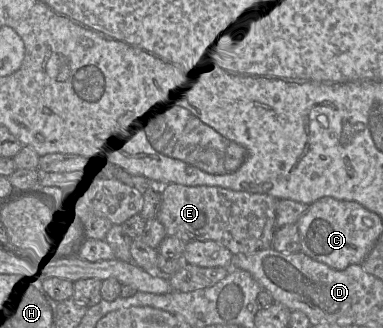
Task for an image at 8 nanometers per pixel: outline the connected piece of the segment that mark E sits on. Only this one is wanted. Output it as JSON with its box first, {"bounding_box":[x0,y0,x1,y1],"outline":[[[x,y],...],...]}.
{"bounding_box":[157,184,278,254],"outline":[[[168,184],[161,186],[162,206],[157,216],[168,236],[184,242],[212,240],[229,249],[232,254],[252,254],[271,247],[276,227],[278,199],[260,193],[235,191],[217,186],[185,186]]]}

